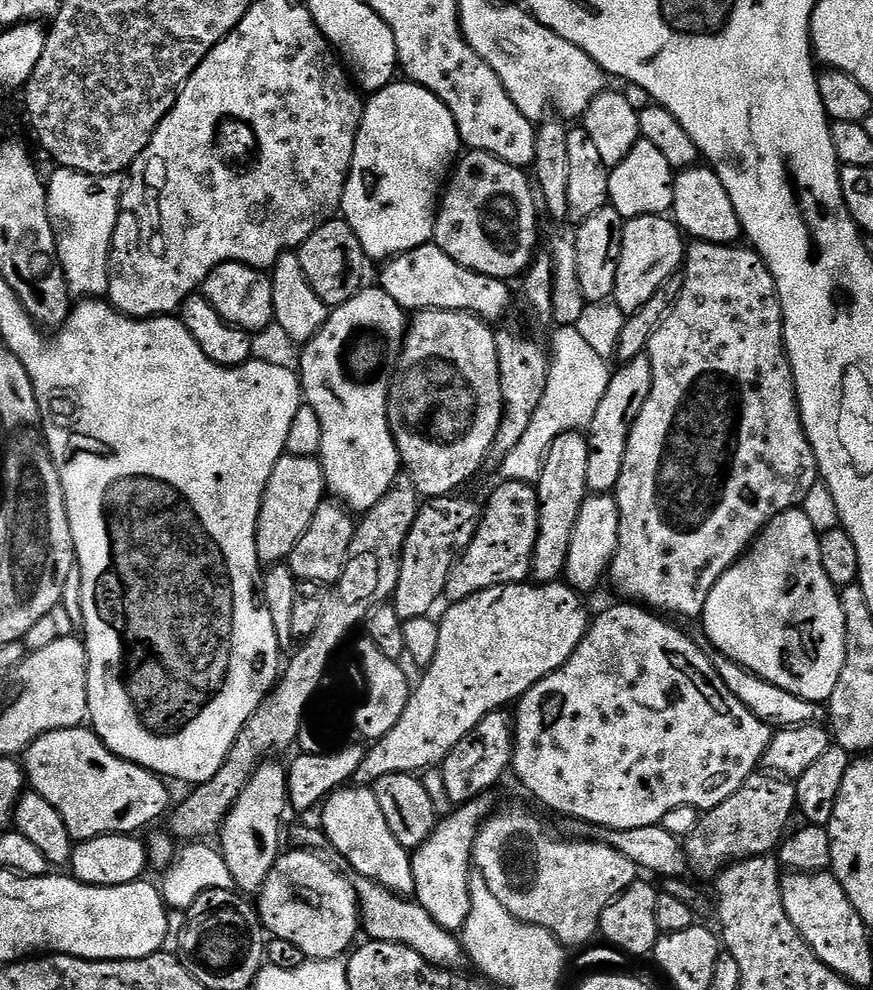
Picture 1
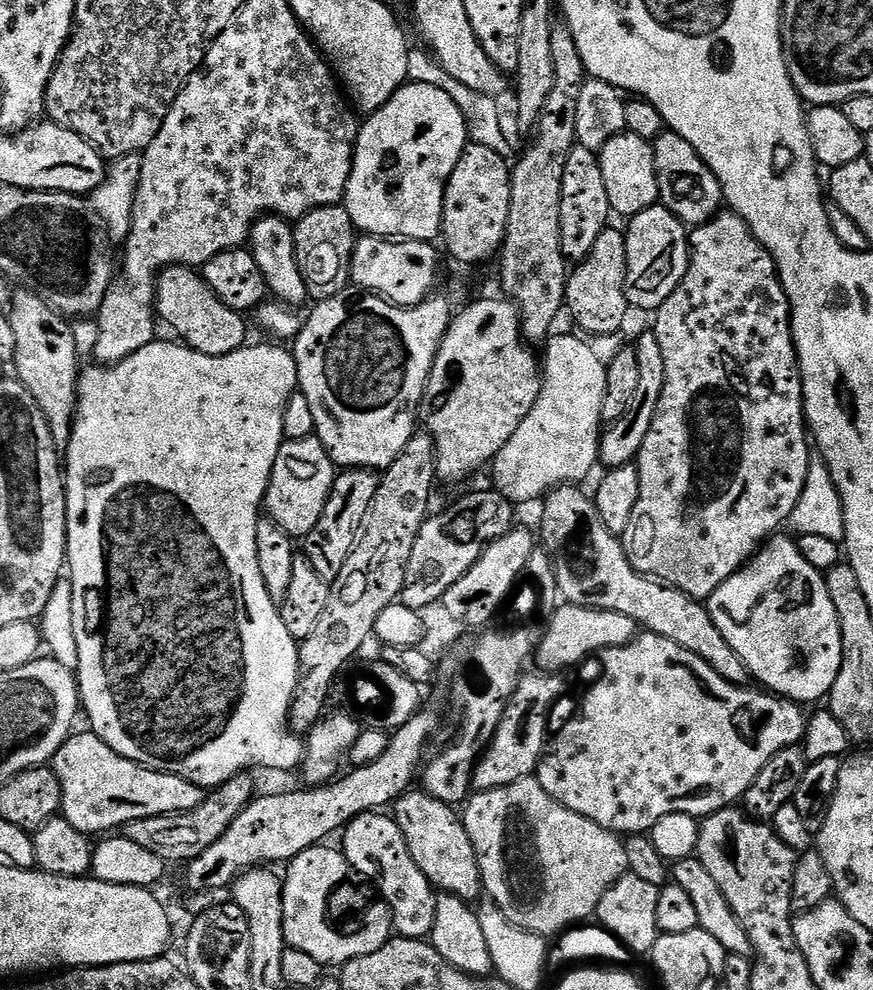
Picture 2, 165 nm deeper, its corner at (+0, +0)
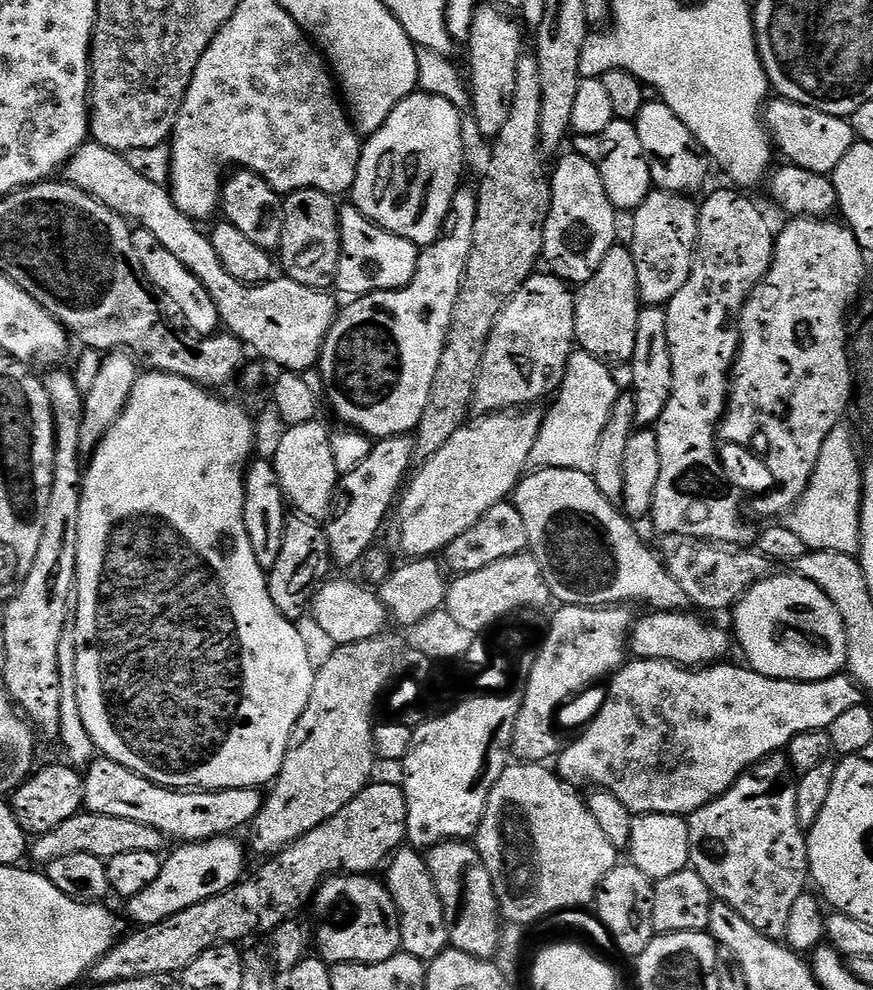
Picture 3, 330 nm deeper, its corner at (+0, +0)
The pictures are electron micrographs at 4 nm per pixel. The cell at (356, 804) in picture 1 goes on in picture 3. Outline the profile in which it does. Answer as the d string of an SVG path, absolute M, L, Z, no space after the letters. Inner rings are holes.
M404 846L388 861L387 872L386 887L400 911L401 949L414 958L431 962L447 950L450 943L442 898L438 898L438 890L434 890L434 878L428 869L427 859L417 849Z

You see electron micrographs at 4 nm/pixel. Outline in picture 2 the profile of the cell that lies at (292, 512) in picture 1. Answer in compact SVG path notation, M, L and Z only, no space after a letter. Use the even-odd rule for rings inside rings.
M316 435L285 440L278 450L278 458L274 462L274 470L270 474L268 493L264 496L264 508L267 519L272 520L287 536L303 538L318 526L318 518L322 518L322 510L326 510L326 502L332 493L338 469L332 463L330 454L322 446Z

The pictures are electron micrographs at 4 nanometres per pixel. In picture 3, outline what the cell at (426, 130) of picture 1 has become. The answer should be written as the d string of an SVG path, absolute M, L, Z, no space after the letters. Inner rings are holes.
M415 91L406 97L386 118L386 122L373 136L367 137L360 153L356 181L350 193L351 203L380 228L406 238L417 246L436 241L444 230L444 219L464 172L464 128L460 125L461 109L455 108L446 98L429 92Z

